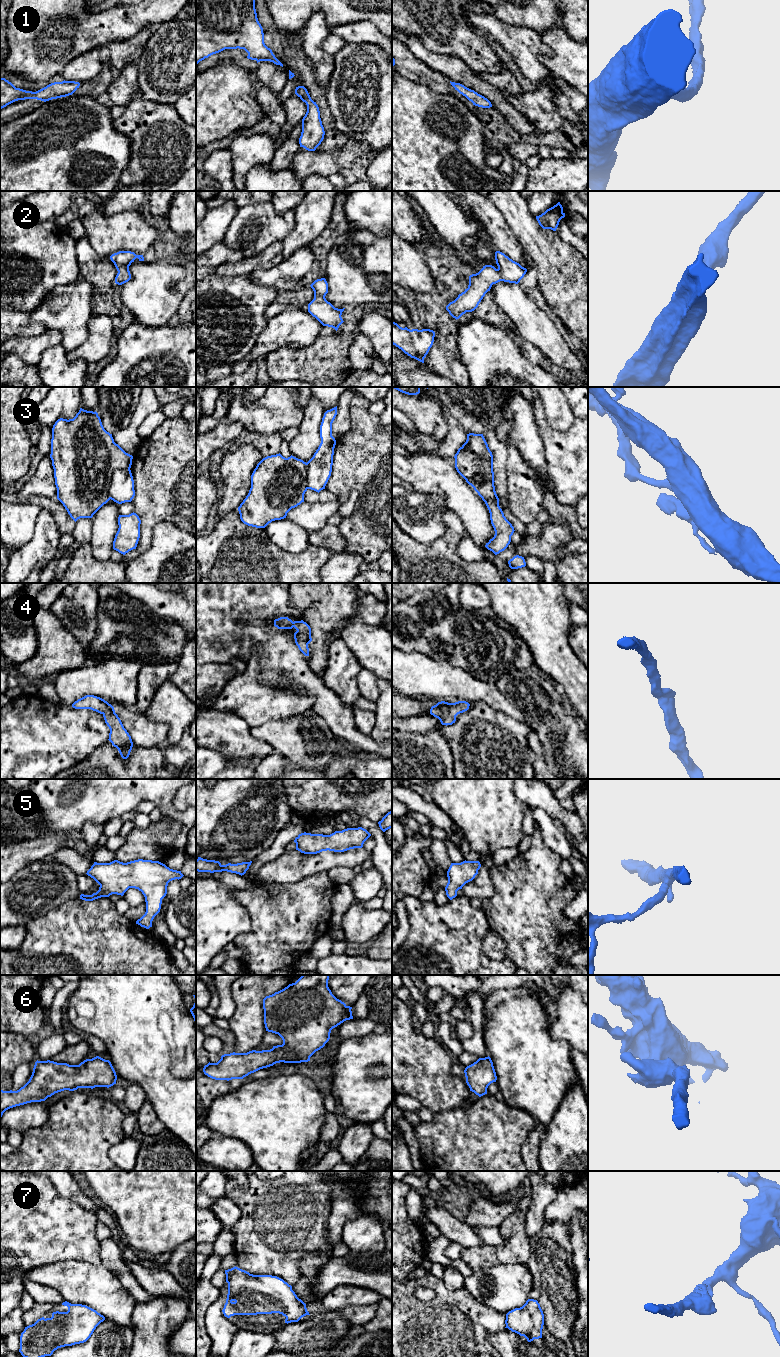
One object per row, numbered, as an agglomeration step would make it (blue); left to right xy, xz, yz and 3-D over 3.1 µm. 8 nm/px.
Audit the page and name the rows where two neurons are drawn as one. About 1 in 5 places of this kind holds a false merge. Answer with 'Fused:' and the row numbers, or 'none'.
Fused: 3

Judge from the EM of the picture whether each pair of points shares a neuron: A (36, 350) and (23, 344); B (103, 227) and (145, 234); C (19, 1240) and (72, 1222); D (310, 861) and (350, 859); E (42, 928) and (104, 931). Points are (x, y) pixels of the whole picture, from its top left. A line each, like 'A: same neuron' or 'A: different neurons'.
A: same neuron
B: same neuron
C: same neuron
D: same neuron
E: same neuron

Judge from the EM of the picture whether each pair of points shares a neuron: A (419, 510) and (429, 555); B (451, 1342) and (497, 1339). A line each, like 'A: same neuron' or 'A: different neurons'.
A: different neurons
B: different neurons

